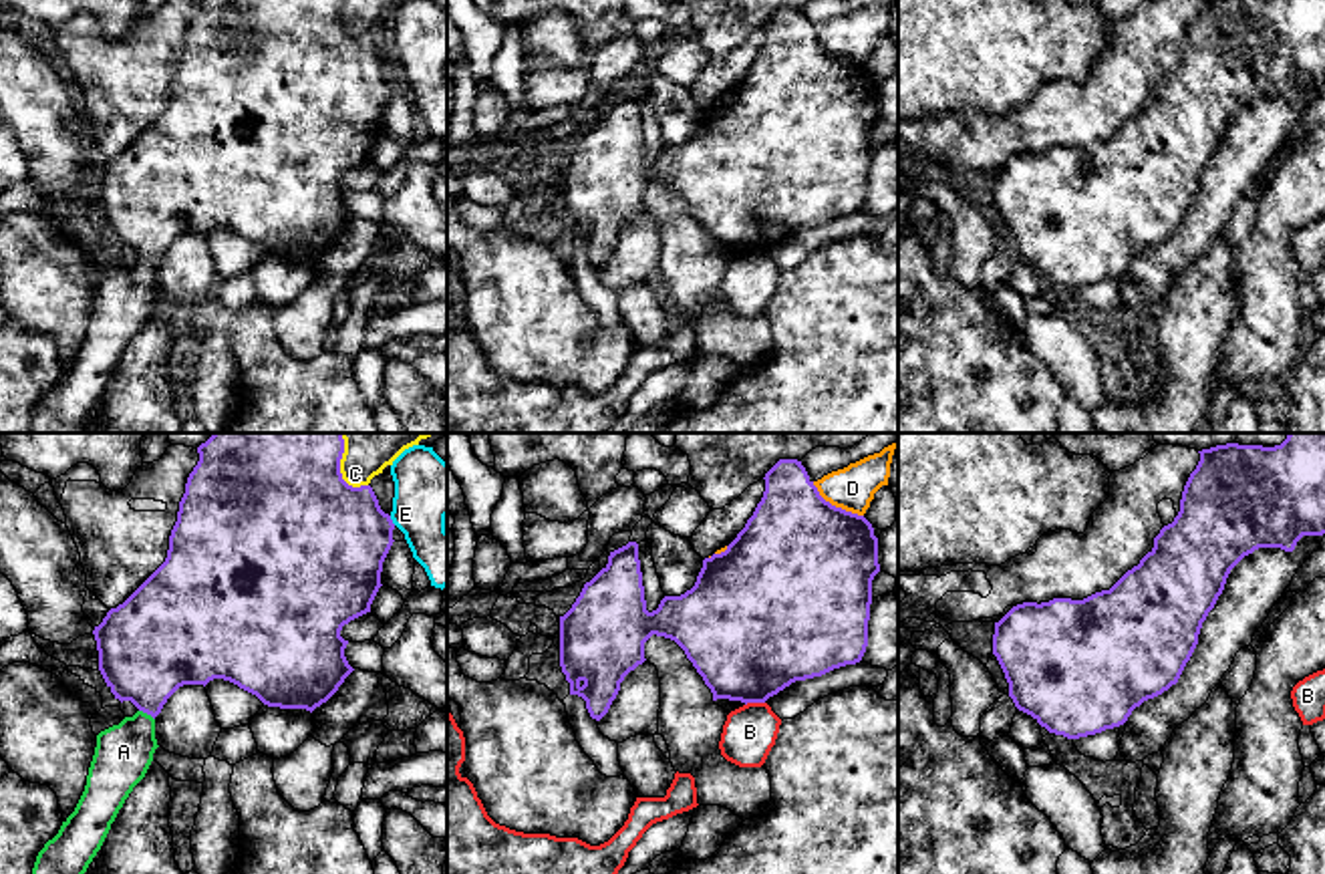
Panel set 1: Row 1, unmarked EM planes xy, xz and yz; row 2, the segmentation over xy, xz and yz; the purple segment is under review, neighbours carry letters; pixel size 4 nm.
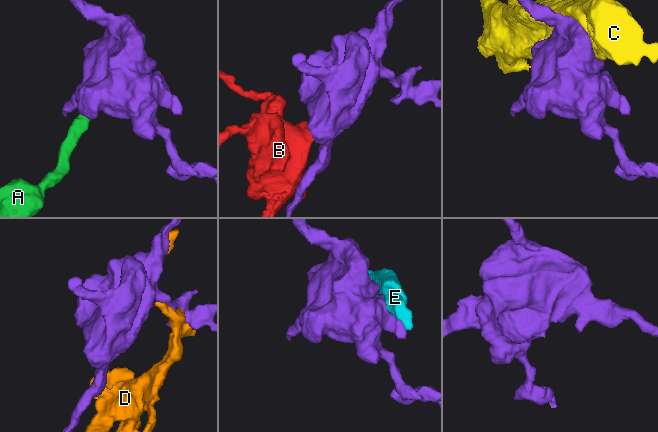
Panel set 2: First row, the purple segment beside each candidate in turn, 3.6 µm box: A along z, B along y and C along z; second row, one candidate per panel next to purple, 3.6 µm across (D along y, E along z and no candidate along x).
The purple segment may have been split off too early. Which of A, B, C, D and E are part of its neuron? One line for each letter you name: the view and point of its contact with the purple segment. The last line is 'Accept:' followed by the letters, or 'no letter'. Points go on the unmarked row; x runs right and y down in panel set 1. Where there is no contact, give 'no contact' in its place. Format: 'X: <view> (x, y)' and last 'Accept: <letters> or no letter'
A: xy (148, 262)
Accept: A

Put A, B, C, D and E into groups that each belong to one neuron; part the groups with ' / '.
A / B / C / D / E

